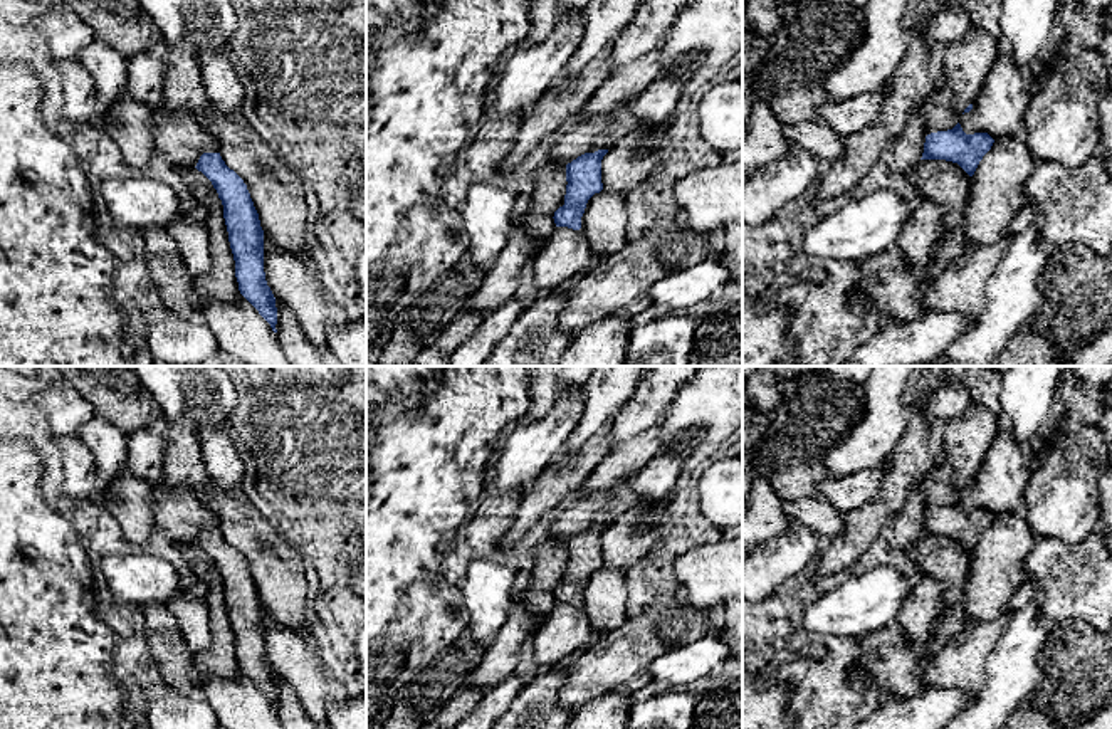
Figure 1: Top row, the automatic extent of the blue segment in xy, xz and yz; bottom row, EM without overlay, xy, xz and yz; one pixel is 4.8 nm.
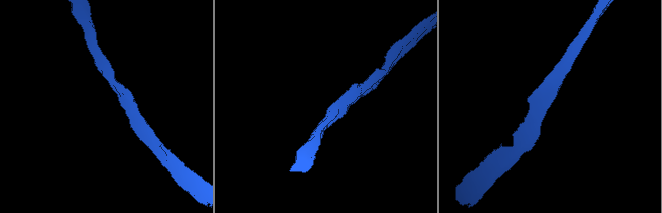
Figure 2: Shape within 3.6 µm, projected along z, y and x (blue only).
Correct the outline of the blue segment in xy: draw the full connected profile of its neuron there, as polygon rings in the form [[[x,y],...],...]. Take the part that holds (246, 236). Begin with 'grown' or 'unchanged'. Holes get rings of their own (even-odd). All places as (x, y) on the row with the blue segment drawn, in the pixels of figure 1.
unchanged; [[[203,153],[195,168],[212,181],[222,200],[239,291],[277,333],[275,297],[264,272],[264,230],[247,185],[220,153]]]

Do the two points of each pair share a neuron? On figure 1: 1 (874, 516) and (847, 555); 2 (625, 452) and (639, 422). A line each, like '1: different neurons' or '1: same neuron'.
1: same neuron
2: different neurons

